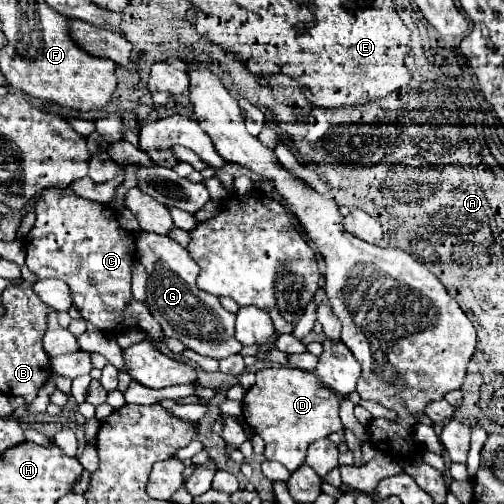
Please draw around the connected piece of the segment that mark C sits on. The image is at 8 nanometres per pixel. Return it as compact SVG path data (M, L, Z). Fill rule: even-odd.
M70 189L42 191L36 207L36 225L24 239L26 265L40 279L62 279L72 293L74 307L82 319L108 335L118 335L124 329L140 327L150 341L162 341L162 329L150 315L146 303L132 297L130 273L136 255L134 233L118 223L118 211L110 205L94 203L78 197Z

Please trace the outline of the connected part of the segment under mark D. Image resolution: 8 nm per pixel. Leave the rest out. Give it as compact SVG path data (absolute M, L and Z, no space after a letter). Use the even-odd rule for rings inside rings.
M270 367L256 373L256 383L248 389L244 401L244 419L264 443L264 457L282 463L288 471L296 471L306 457L312 441L328 437L330 433L344 431L338 415L338 397L310 371L294 367Z

